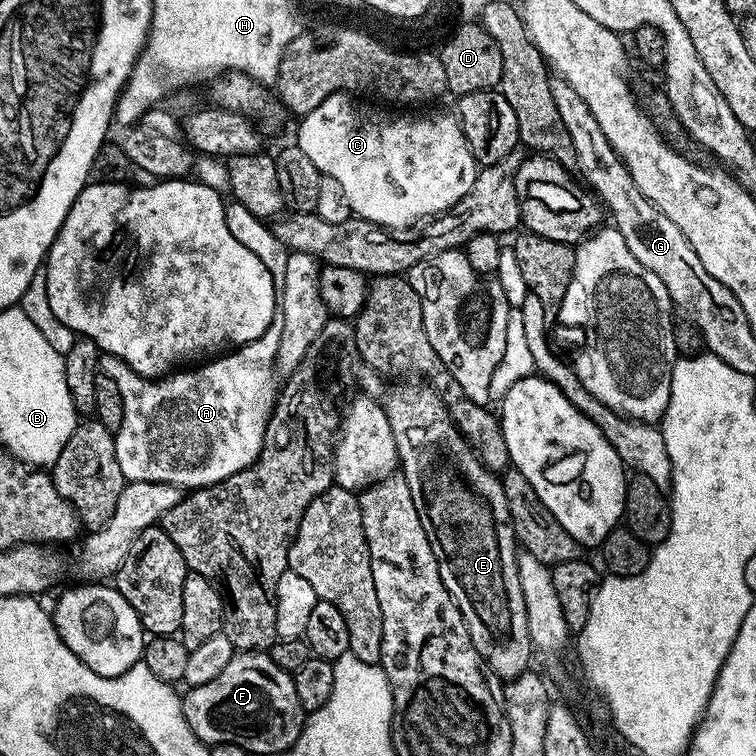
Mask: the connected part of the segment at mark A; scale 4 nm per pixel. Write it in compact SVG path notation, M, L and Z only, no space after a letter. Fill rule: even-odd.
M277 315L270 322L270 326L266 326L264 333L258 338L254 338L254 342L242 344L239 348L209 359L199 366L192 366L187 370L176 370L167 376L159 378L139 376L134 370L130 370L130 366L126 366L126 362L122 362L117 356L101 355L100 372L103 376L115 382L122 394L122 426L114 435L116 438L116 461L118 466L122 466L122 474L125 481L172 484L181 490L195 490L198 488L209 488L212 484L222 482L226 478L230 478L234 474L249 468L260 457L260 452L264 449L266 426L268 425L268 419L272 417L272 405L275 404L278 395L278 380L277 384L275 380L275 376L278 376L276 355L278 354L278 344L281 339L282 318L280 315Z

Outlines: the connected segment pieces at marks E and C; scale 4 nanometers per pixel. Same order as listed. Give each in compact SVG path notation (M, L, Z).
M412 383L416 384L409 388L389 387L382 401L390 430L394 434L399 467L410 486L422 530L426 530L426 538L430 538L432 543L442 582L464 615L466 630L472 645L476 647L476 655L493 673L496 671L501 676L501 681L514 680L529 671L531 664L528 663L534 657L534 649L528 629L526 602L518 578L518 541L516 531L512 528L504 485L485 468L458 431L439 392L427 383Z
M335 92L334 94L330 94L330 98L326 98L326 102L322 102L322 106L314 106L314 110L310 110L310 114L306 114L299 121L300 129L296 132L295 143L302 150L302 154L306 154L306 158L310 158L310 162L314 162L314 166L318 166L321 176L335 178L342 185L342 194L346 194L353 213L359 219L381 224L383 228L389 230L403 230L411 228L413 224L427 221L429 218L435 218L442 212L447 212L463 196L470 194L470 186L474 186L474 182L476 181L478 165L474 154L470 150L470 146L466 142L464 132L460 128L459 119L455 115L400 116L395 120L394 117L387 116L384 112L379 112L375 106L377 107L375 103L365 102L363 99L357 98L355 95L347 92Z

